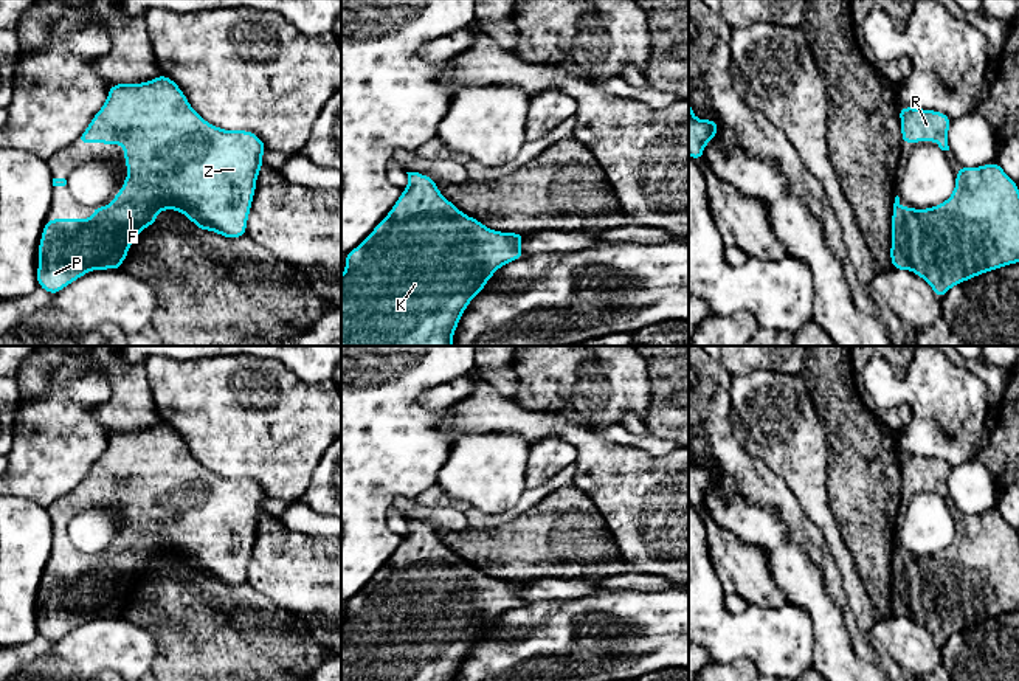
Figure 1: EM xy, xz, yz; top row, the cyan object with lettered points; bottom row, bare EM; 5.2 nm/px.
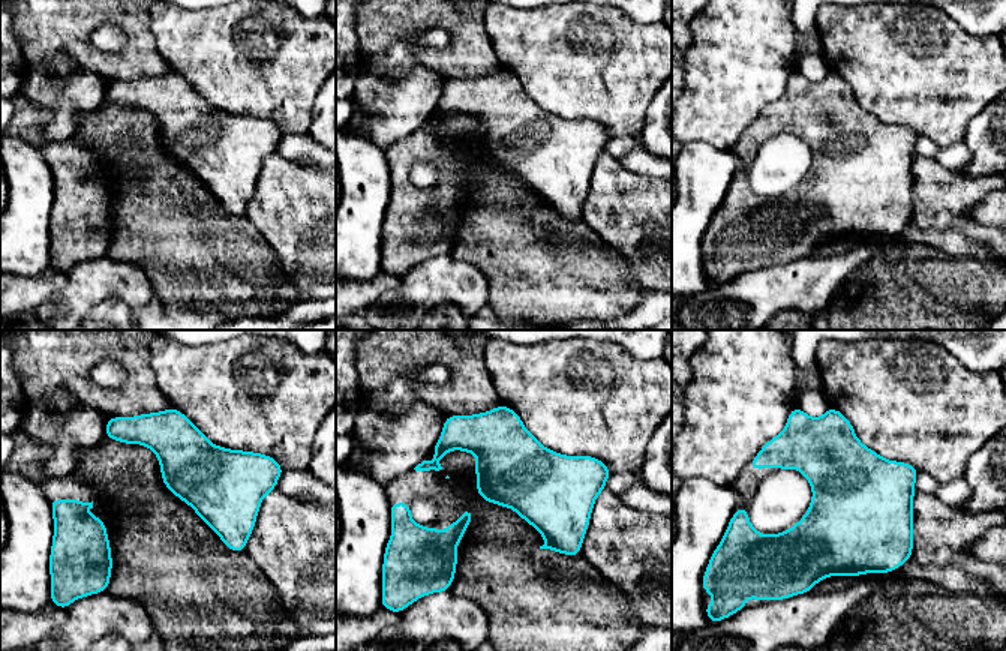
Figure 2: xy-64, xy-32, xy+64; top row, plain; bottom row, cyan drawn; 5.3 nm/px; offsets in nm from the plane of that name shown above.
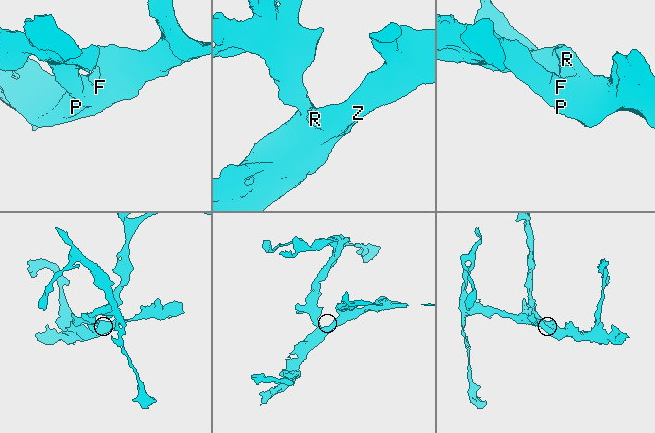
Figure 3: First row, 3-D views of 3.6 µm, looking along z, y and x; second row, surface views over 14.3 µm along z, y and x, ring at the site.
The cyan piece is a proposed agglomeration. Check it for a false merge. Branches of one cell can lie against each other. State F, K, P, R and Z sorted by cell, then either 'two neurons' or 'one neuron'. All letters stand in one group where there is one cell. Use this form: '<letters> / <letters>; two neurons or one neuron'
F K P R Z; one neuron

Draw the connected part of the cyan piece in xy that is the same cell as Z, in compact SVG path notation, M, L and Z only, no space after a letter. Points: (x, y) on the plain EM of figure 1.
M160 422L141 431L113 431L101 458L92 465L88 476L78 484L79 492L123 492L127 524L121 538L109 554L93 555L90 566L48 566L39 591L37 631L53 644L92 617L119 617L135 583L149 572L157 572L157 560L175 557L183 560L197 577L209 577L228 586L247 582L247 568L256 540L256 527L264 515L264 489L248 478L225 478L209 472L191 453L181 436Z

